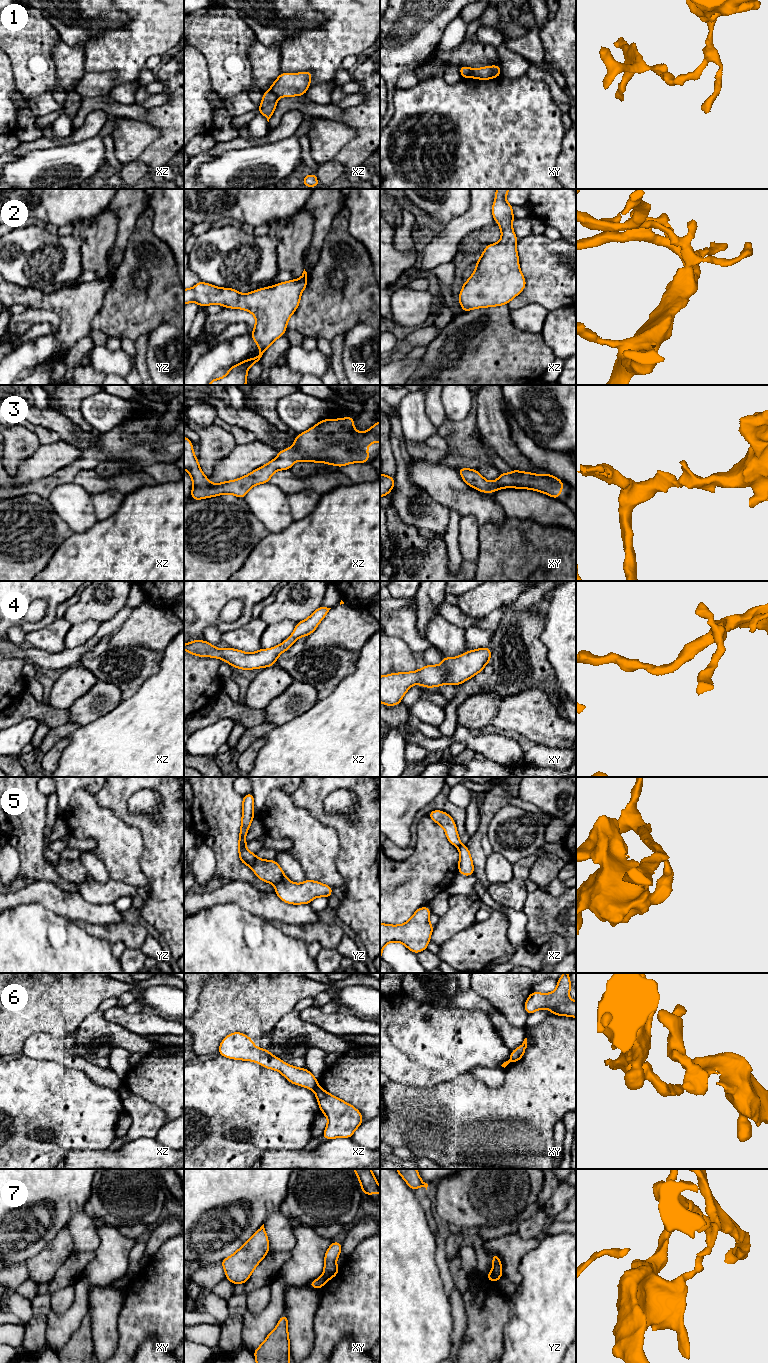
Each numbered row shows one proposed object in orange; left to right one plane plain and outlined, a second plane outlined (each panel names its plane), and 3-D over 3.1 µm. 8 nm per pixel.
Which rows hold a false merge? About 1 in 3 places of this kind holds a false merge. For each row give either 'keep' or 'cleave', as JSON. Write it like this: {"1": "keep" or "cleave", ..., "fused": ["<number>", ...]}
{"1": "cleave", "2": "keep", "3": "keep", "4": "keep", "5": "cleave", "6": "cleave", "7": "cleave", "fused": ["1", "5", "6", "7"]}

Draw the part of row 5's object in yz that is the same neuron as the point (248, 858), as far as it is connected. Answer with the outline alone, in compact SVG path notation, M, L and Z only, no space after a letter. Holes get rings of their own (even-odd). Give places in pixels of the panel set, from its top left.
M250 792L243 796L242 820L241 820L241 828L239 832L238 851L239 851L240 861L251 868L256 860L256 854L246 849L248 842L245 840L245 837L247 832L249 831L251 822L254 817L255 817L254 797L253 797L253 793Z

